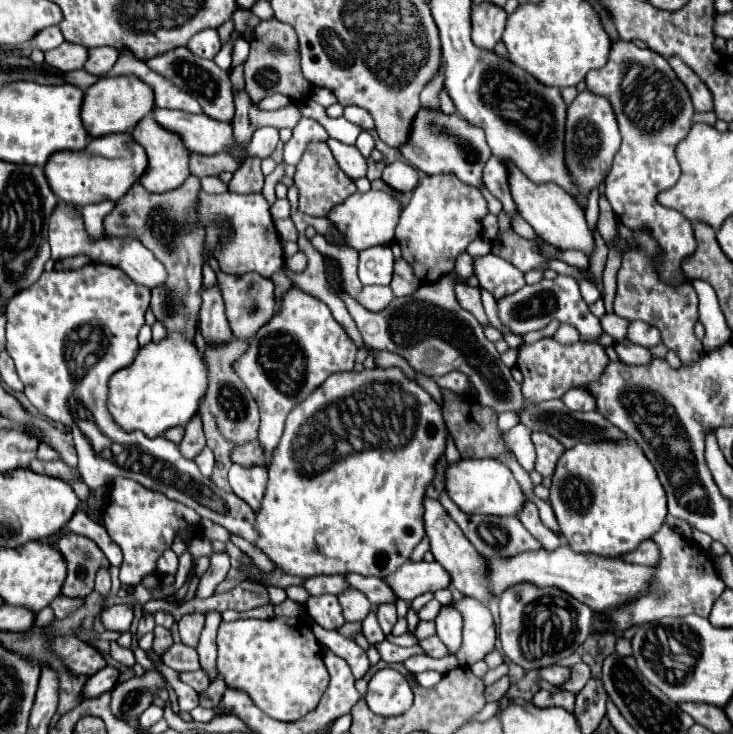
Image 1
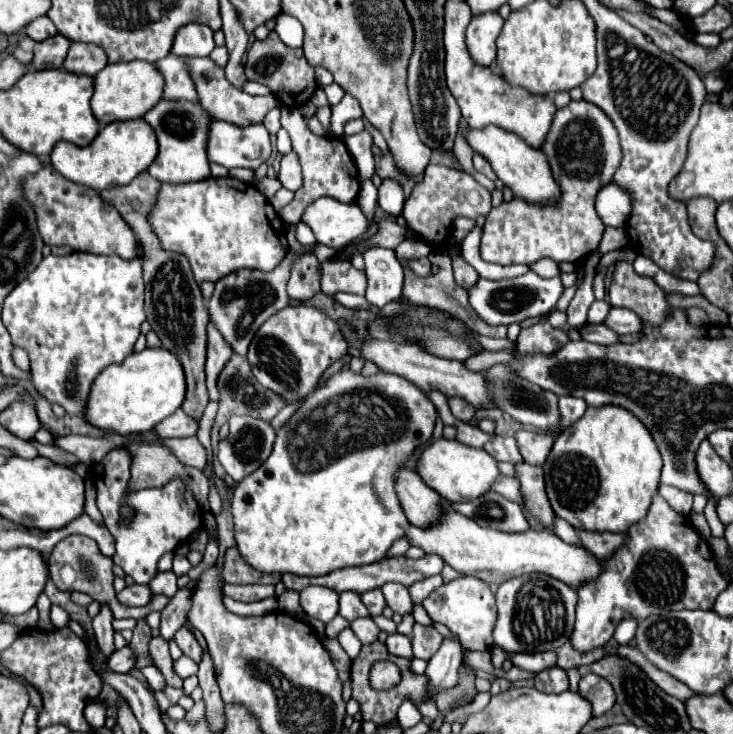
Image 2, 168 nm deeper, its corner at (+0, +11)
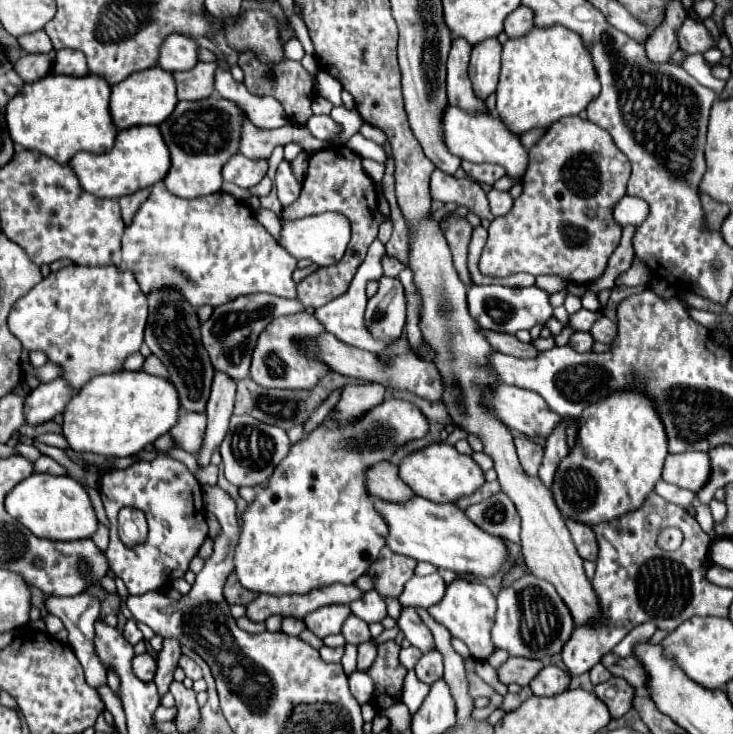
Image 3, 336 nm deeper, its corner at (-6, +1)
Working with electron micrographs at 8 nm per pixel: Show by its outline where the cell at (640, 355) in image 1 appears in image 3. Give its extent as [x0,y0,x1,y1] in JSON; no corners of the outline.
[568,332,592,352]

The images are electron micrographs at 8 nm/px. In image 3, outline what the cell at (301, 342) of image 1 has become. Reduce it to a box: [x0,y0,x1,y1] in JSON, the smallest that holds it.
[250,312,328,390]

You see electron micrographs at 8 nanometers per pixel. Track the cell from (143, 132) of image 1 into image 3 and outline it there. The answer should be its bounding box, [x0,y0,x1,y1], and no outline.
[160,96,246,198]

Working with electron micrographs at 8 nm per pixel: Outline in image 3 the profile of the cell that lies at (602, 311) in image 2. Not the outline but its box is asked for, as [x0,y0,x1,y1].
[568,310,602,332]

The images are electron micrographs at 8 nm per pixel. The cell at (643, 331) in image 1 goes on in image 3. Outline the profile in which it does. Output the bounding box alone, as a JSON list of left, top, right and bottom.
[590,316,616,344]

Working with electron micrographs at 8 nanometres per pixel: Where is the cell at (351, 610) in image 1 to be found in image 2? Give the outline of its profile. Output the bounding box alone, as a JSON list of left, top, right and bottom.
[340,592,368,622]

